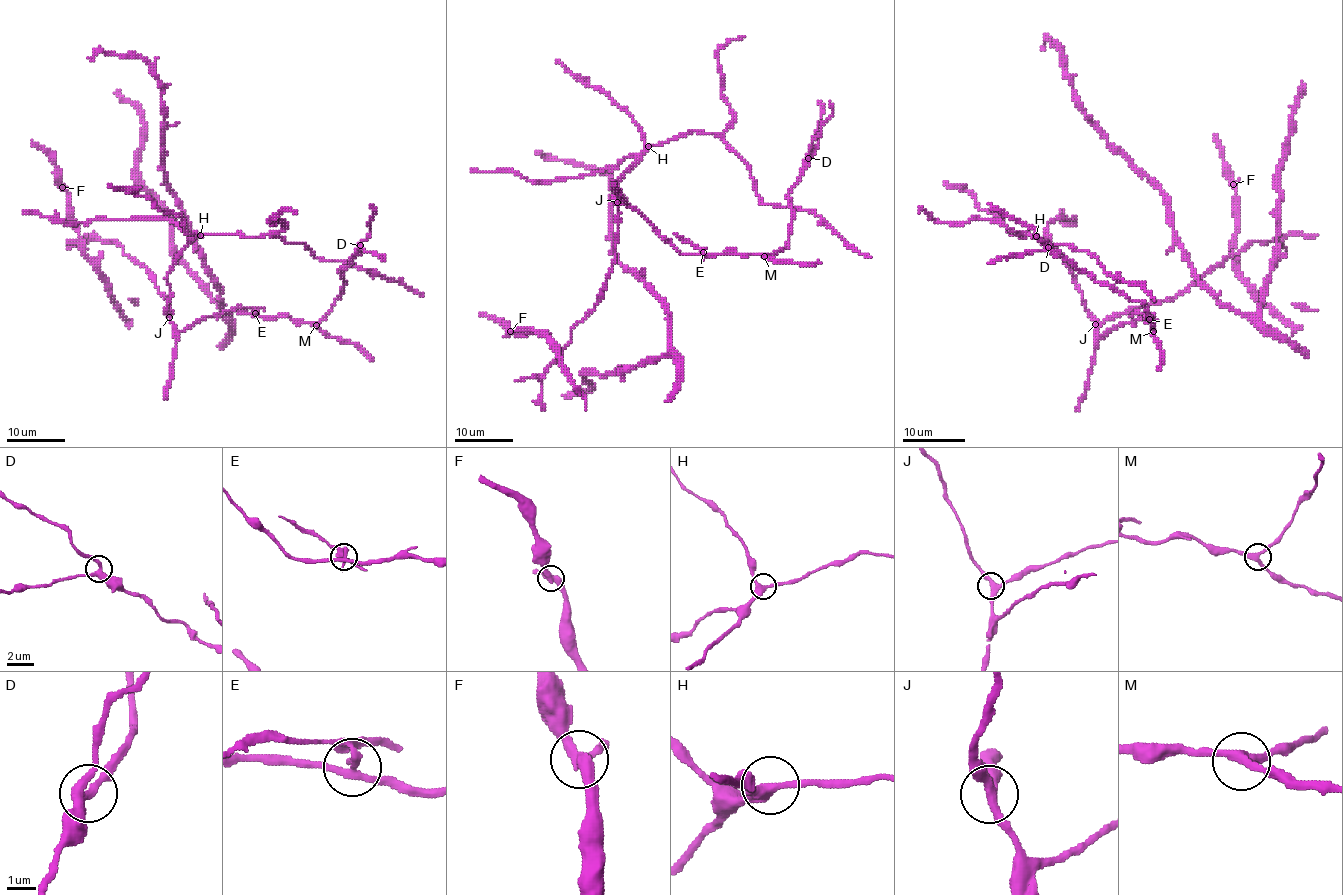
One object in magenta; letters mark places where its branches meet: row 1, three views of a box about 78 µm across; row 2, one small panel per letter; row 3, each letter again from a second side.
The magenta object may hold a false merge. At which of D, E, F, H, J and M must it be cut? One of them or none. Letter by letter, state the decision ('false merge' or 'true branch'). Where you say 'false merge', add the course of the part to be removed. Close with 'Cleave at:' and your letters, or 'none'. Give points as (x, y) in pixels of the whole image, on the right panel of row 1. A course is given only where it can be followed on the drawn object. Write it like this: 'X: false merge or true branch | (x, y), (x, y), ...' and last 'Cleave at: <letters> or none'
D: true branch
E: false merge | (1149, 319), (1147, 314), (1130, 317)
F: true branch
H: true branch
J: true branch
M: true branch
Cleave at: E

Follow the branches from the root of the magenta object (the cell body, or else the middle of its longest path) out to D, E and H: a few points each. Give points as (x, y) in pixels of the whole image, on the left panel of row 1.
D: (169, 303), (169, 319), (178, 330), (229, 311), (318, 323), (341, 294), (340, 270), (360, 245)
E: (169, 303), (169, 319), (178, 330), (222, 313), (254, 313)
H: (169, 303), (169, 316), (166, 310), (171, 298), (168, 272), (179, 253), (200, 235)

